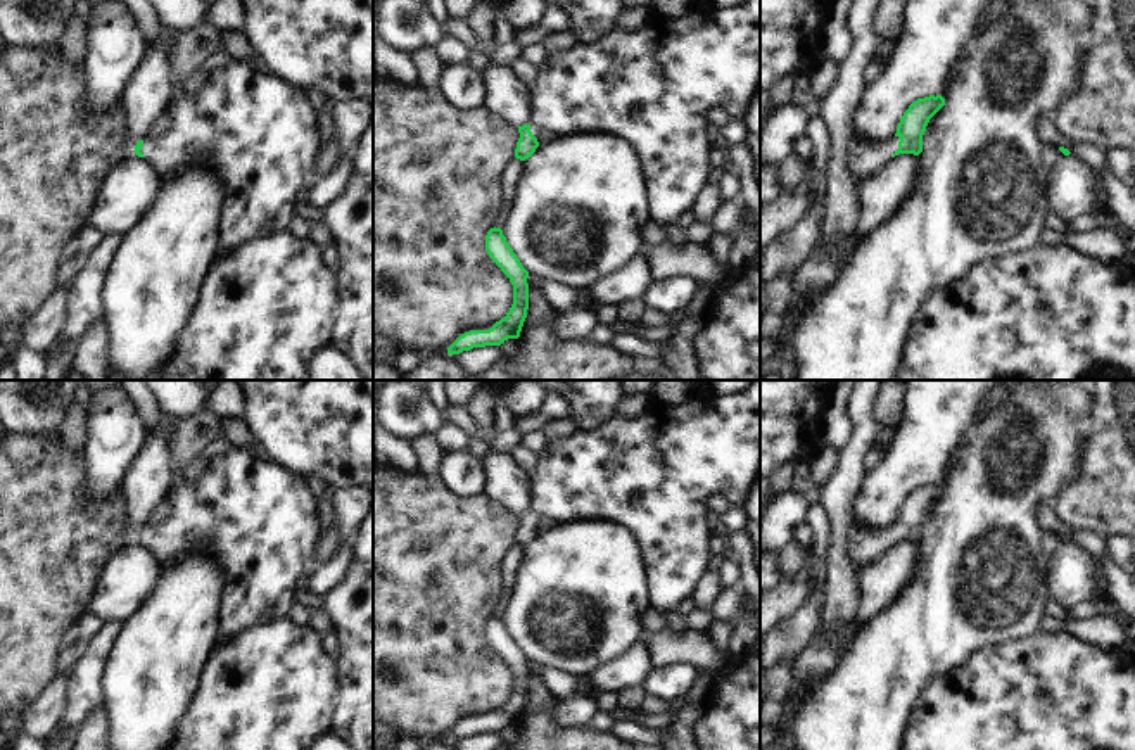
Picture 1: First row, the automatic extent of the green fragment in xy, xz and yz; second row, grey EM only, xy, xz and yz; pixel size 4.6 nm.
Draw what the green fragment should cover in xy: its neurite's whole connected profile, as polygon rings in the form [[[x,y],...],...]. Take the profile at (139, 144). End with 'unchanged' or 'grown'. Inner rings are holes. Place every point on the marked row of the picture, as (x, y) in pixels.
[[[245,60],[214,67],[197,93],[169,105],[171,124],[161,137],[136,142],[135,154],[154,162],[164,176],[185,166],[209,166],[226,181],[219,257],[247,240],[285,230],[314,180],[320,150],[318,111],[306,88]]]; grown

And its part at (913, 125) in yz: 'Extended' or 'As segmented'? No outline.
Extended

